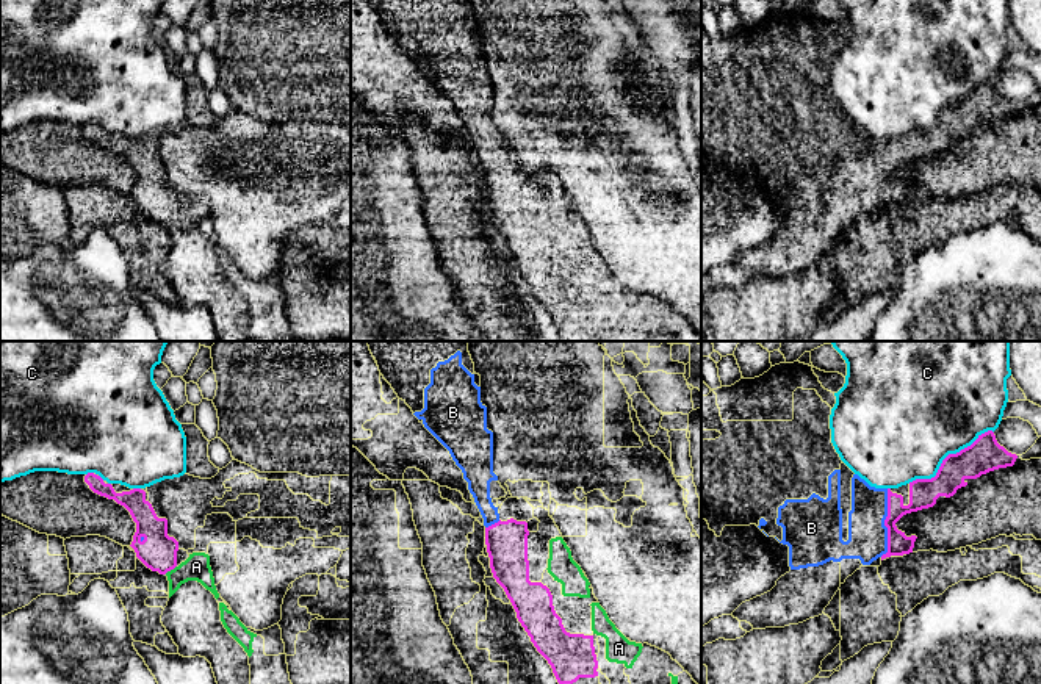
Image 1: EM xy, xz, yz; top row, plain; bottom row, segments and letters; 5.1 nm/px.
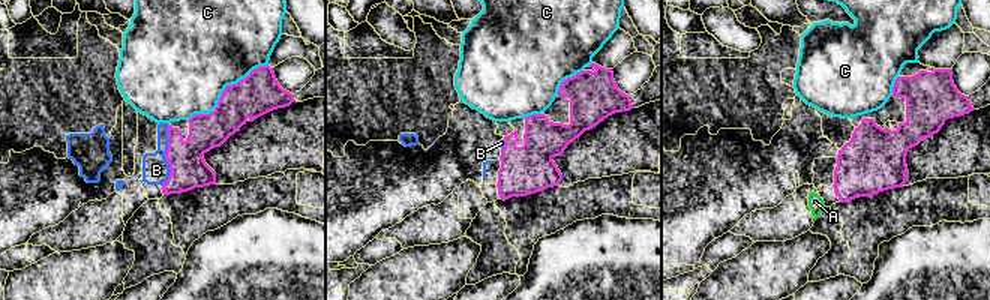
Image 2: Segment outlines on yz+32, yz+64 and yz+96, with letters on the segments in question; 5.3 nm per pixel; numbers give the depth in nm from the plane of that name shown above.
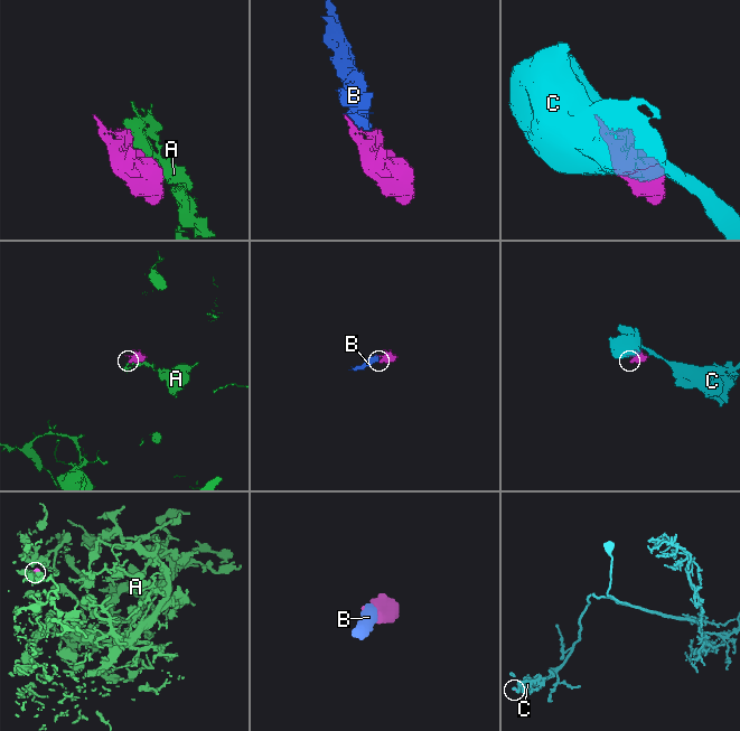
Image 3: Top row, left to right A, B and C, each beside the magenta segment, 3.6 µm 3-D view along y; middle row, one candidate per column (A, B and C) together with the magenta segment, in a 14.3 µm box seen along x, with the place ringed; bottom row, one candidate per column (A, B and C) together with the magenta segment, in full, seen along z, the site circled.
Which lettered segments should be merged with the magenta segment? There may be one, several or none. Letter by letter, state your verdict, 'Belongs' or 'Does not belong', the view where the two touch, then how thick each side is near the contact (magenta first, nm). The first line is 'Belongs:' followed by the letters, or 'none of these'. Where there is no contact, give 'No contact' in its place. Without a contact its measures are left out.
Belongs: B
A: Does not belong. Touches magenta in xy. Thickness 190 nm (magenta) against 140 nm
B: Belongs. Touches magenta in yz. Thickness 140 nm (magenta) against 200 nm
C: Does not belong. Touches magenta in yz. Thickness 180 nm (magenta) against 500 nm

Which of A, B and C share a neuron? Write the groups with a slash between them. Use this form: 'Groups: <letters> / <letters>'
Groups: A / B / C

